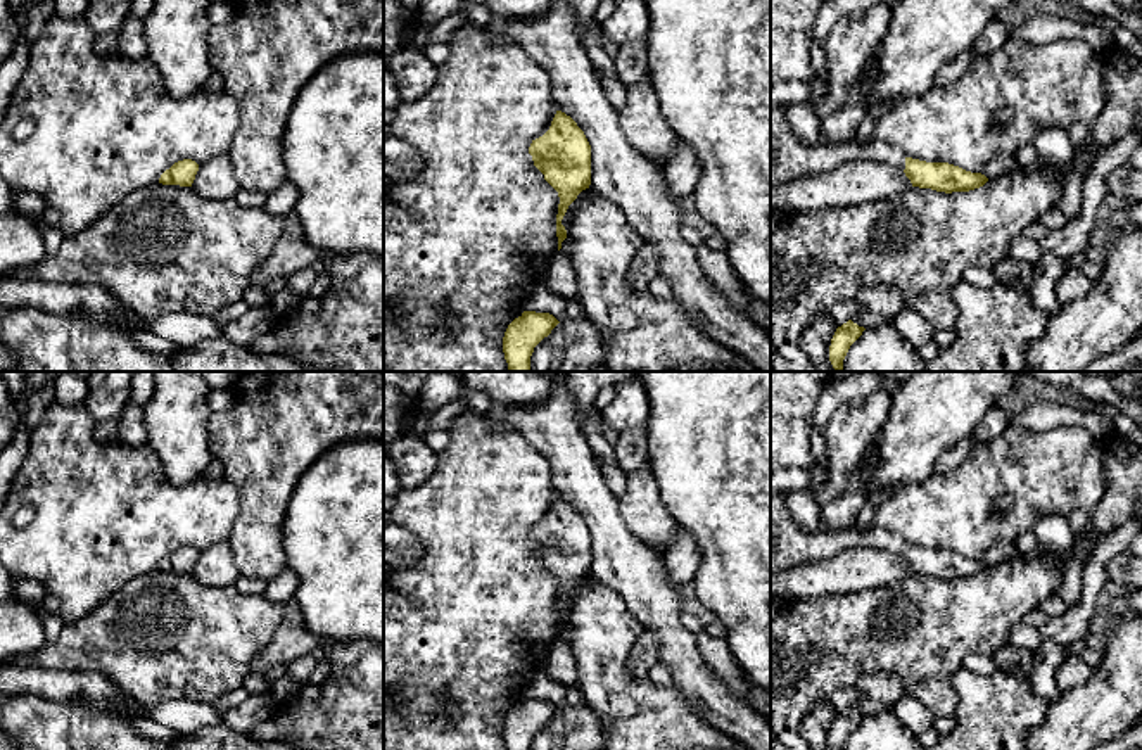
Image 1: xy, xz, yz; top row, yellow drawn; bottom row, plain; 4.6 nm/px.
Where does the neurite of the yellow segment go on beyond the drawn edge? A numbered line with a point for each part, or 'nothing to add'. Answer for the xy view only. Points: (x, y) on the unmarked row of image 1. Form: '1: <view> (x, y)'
nothing to add

